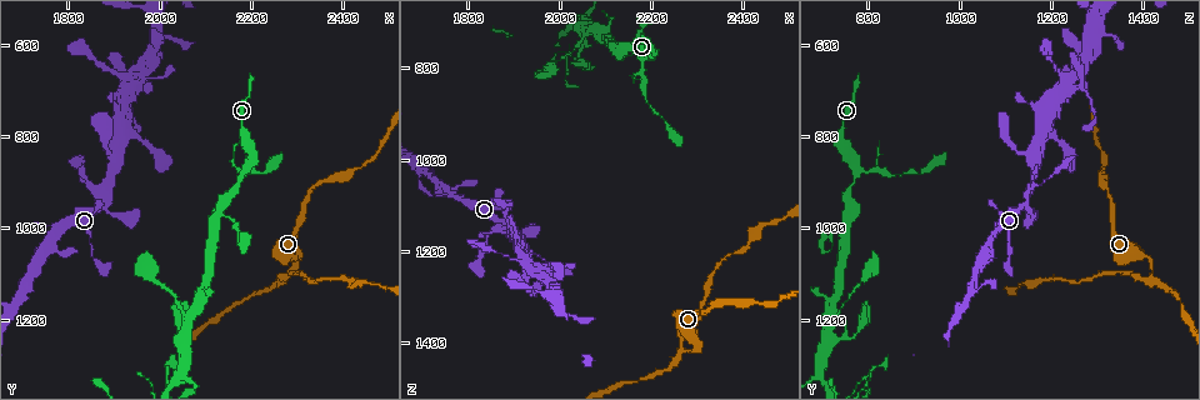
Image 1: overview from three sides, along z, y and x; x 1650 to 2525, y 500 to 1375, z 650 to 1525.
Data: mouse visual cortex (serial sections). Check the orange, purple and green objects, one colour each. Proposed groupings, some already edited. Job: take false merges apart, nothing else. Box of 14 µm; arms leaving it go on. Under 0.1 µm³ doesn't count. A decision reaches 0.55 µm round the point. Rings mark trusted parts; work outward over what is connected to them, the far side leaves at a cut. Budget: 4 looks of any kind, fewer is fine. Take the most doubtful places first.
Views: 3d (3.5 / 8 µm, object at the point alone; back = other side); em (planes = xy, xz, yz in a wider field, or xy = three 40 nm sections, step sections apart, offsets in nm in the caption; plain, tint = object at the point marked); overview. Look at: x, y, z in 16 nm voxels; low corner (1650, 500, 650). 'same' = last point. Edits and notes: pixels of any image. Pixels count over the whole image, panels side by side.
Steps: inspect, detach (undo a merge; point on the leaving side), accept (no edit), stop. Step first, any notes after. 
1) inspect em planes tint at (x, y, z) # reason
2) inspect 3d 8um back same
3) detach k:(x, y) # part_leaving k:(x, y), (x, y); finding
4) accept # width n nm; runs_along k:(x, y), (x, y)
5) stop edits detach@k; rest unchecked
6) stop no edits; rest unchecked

inspect 3d 3.5um at (2120, 960, 770) # thin arm on a thick one

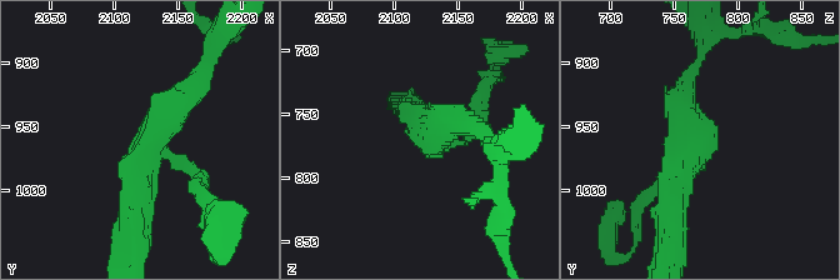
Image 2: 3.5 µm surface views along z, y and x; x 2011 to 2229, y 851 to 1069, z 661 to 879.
inspect em xy step 3 tint at (2126, 968, 766) # arms 3; arm_widths 100, 300, 350 nm; shape alone is not enough

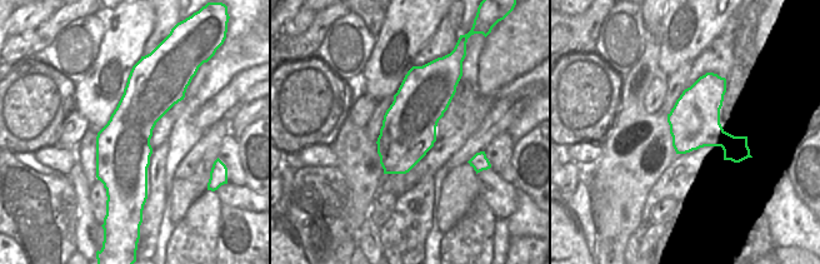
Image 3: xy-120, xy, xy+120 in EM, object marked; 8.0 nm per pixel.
accept # runs_along 2:(193, 83), (139, 159), (131, 225); one cell here

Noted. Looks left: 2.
inspect 3d 3.5um at (2265, 1110, 1415) # side arm on a straight run

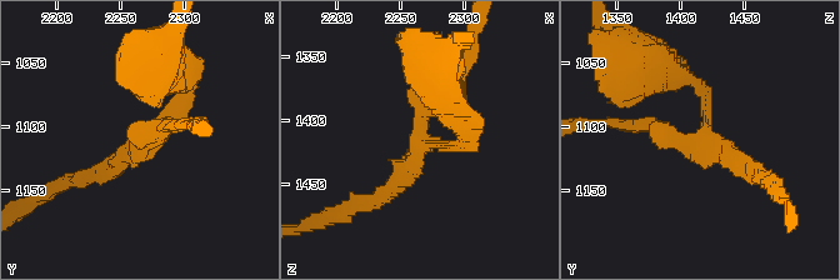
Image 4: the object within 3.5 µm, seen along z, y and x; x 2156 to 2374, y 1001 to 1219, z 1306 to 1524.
inspect em planes tint at (2268, 1112, 1418)

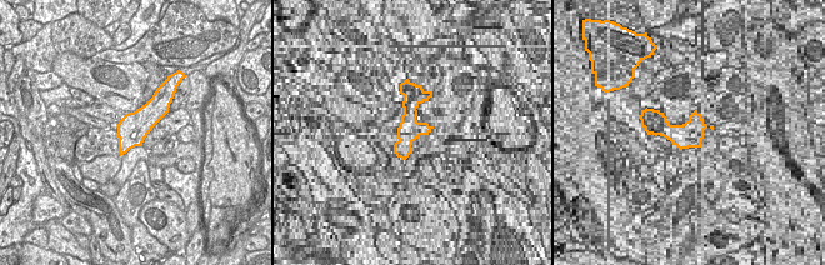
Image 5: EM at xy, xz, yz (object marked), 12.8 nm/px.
accept # arms 3; runs_along 4:(689, 79), (708, 109), (704, 144), (638, 125); continuous, no second cell

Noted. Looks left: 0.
stop no edits; rest unchecked

